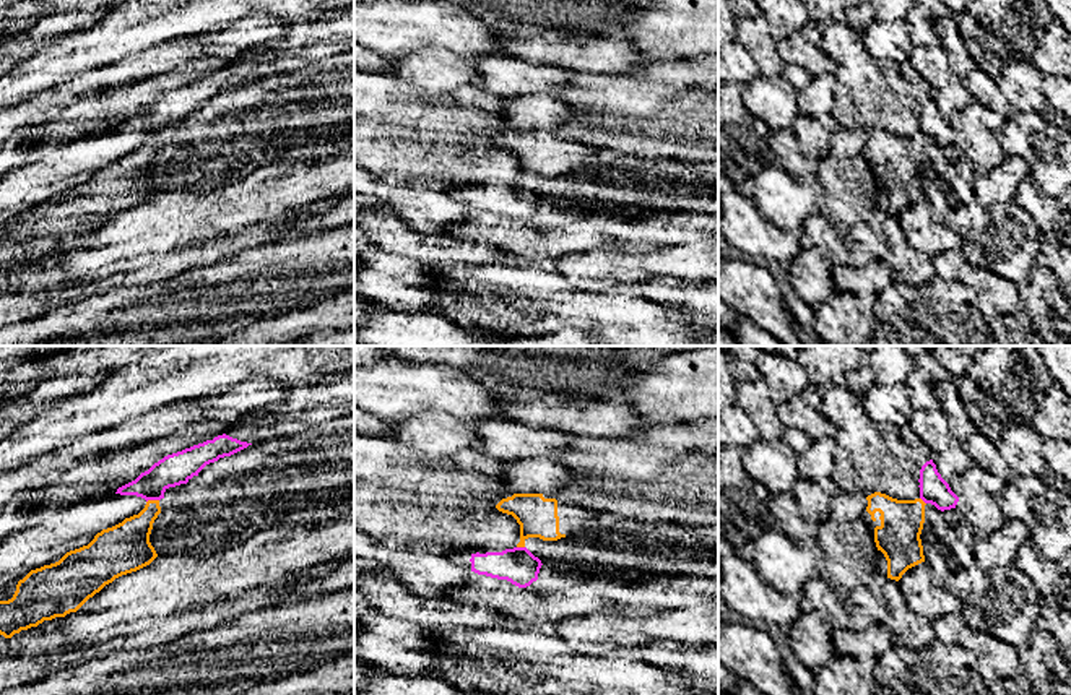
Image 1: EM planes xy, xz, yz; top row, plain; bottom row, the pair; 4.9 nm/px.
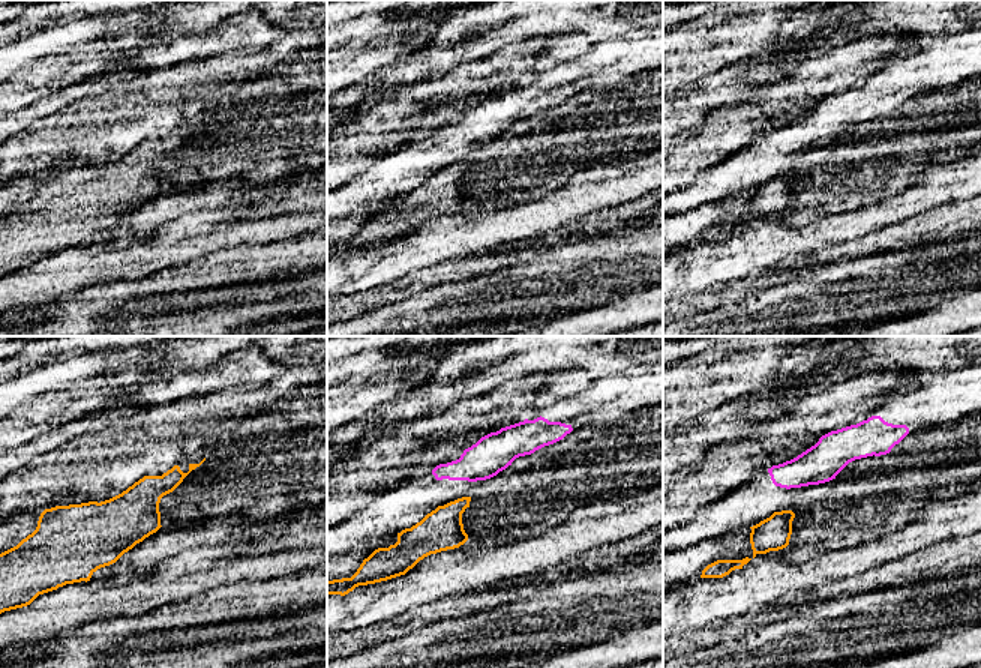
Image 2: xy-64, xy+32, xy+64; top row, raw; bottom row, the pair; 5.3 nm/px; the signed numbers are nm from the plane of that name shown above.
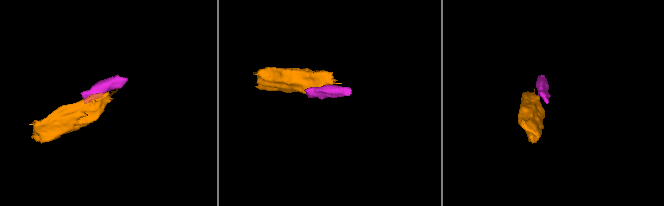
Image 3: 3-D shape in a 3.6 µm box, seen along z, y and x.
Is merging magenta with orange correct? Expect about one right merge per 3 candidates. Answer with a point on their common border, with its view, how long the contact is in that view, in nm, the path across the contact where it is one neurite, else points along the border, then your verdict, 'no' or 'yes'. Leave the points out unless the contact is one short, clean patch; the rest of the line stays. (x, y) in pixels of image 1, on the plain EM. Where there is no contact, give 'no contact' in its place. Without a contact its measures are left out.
meets magenta in xy at (151, 135); contact 70 nm long; border along xy (158, 135), (147, 138); no

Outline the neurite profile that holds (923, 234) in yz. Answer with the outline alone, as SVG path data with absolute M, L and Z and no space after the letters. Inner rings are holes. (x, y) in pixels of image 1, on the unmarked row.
M926 198L908 205L899 221L908 245L930 258L943 252L960 252L965 242L947 222L939 224L933 219Z

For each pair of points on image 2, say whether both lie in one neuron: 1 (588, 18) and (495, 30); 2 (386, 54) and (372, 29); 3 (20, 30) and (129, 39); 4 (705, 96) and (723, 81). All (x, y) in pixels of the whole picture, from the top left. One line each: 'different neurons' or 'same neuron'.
1: same neuron
2: same neuron
3: different neurons
4: same neuron

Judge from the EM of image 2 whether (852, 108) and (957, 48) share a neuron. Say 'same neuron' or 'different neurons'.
same neuron

